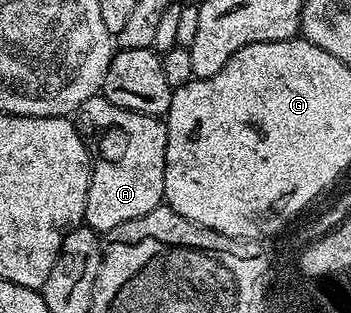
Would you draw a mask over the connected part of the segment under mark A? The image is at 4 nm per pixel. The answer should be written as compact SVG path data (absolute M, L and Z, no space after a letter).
M101 94L91 96L77 109L77 127L93 157L85 206L86 227L106 234L121 222L141 218L164 203L167 125L160 117L142 116L113 106Z

